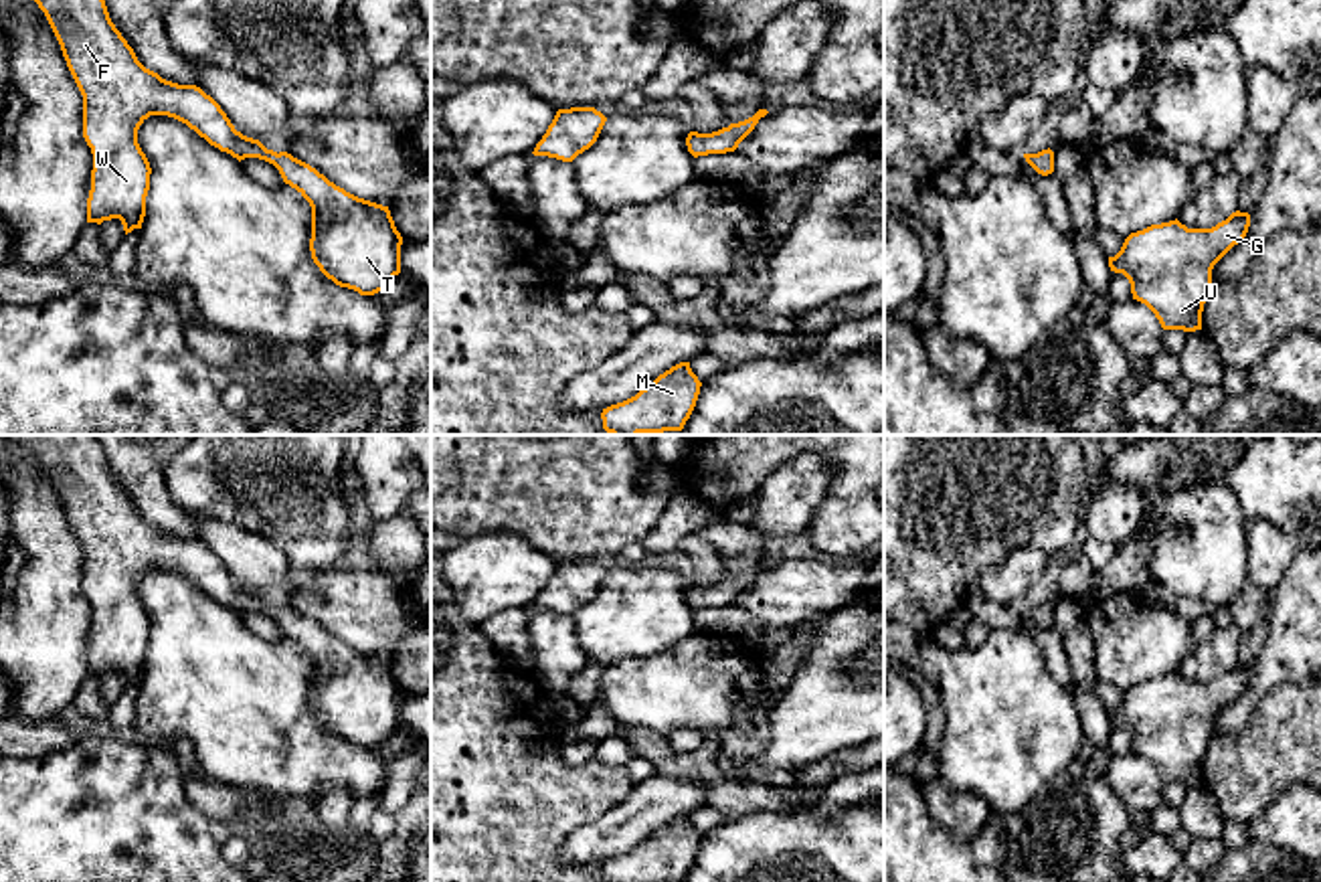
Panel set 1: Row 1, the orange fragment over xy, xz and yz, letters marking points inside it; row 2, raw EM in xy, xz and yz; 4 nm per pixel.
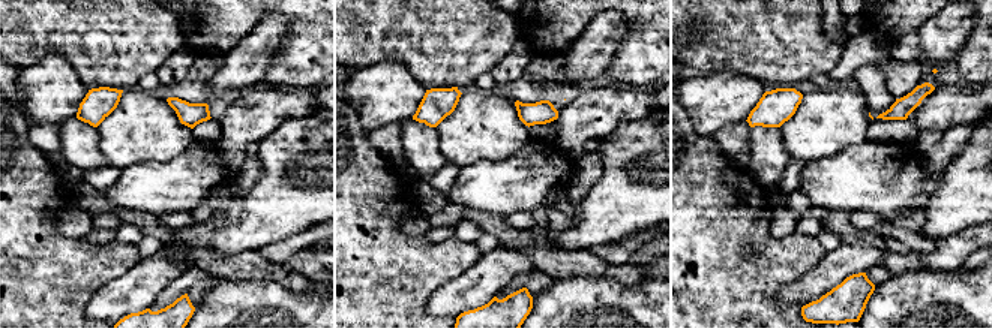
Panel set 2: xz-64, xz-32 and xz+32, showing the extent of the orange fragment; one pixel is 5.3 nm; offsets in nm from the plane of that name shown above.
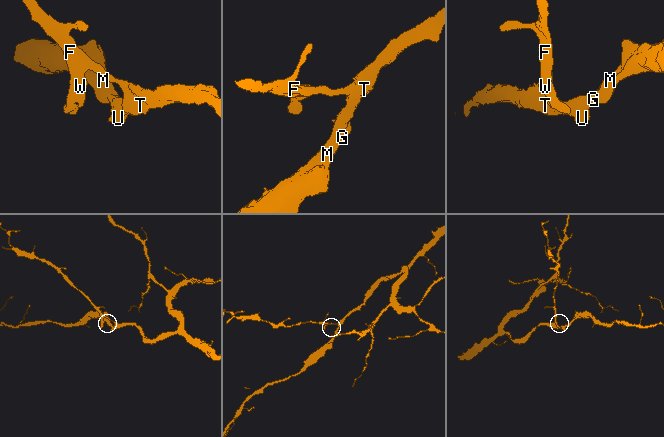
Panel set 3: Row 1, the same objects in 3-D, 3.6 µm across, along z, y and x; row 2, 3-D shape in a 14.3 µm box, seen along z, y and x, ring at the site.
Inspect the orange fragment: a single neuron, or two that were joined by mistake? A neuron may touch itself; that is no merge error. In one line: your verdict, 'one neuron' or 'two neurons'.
one neuron

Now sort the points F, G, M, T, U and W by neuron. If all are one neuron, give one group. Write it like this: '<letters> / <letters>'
F G M T U W

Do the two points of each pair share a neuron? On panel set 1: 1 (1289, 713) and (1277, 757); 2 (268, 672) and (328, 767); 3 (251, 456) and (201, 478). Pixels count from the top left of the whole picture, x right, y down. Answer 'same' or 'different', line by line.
1: same
2: same
3: same

